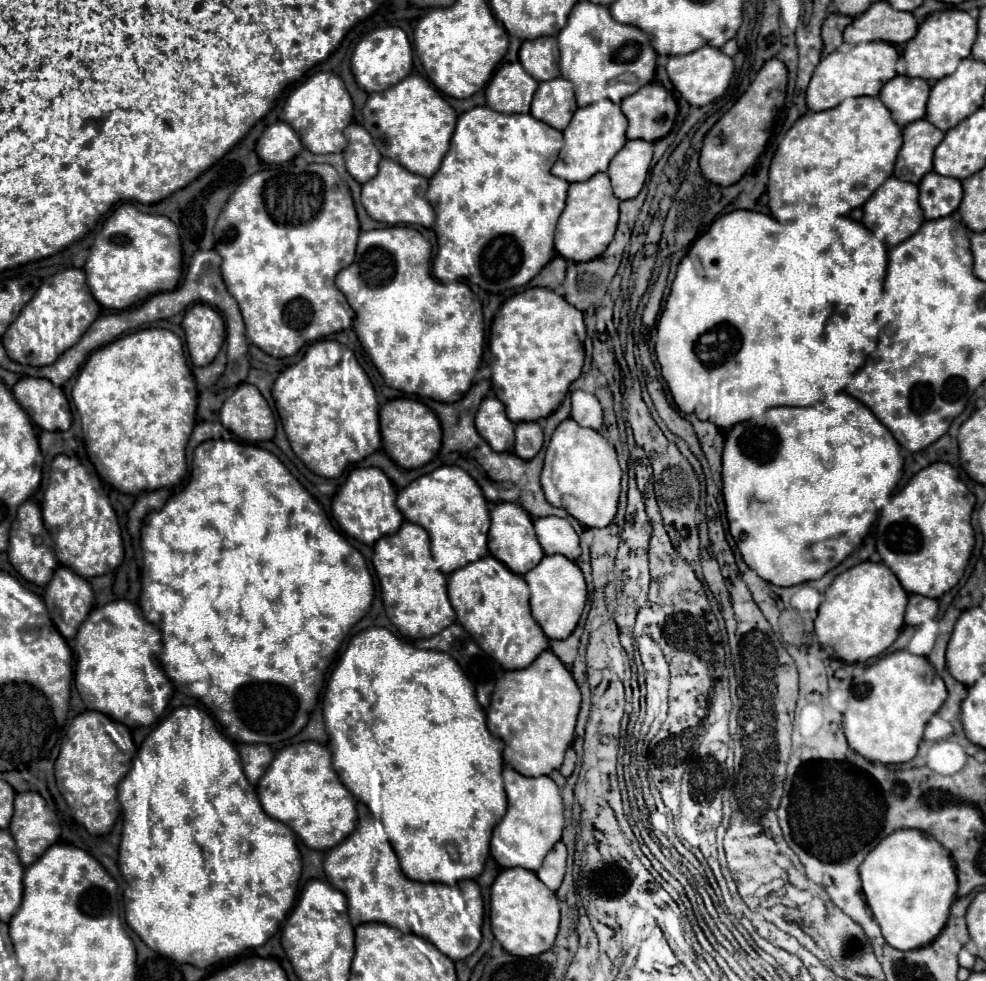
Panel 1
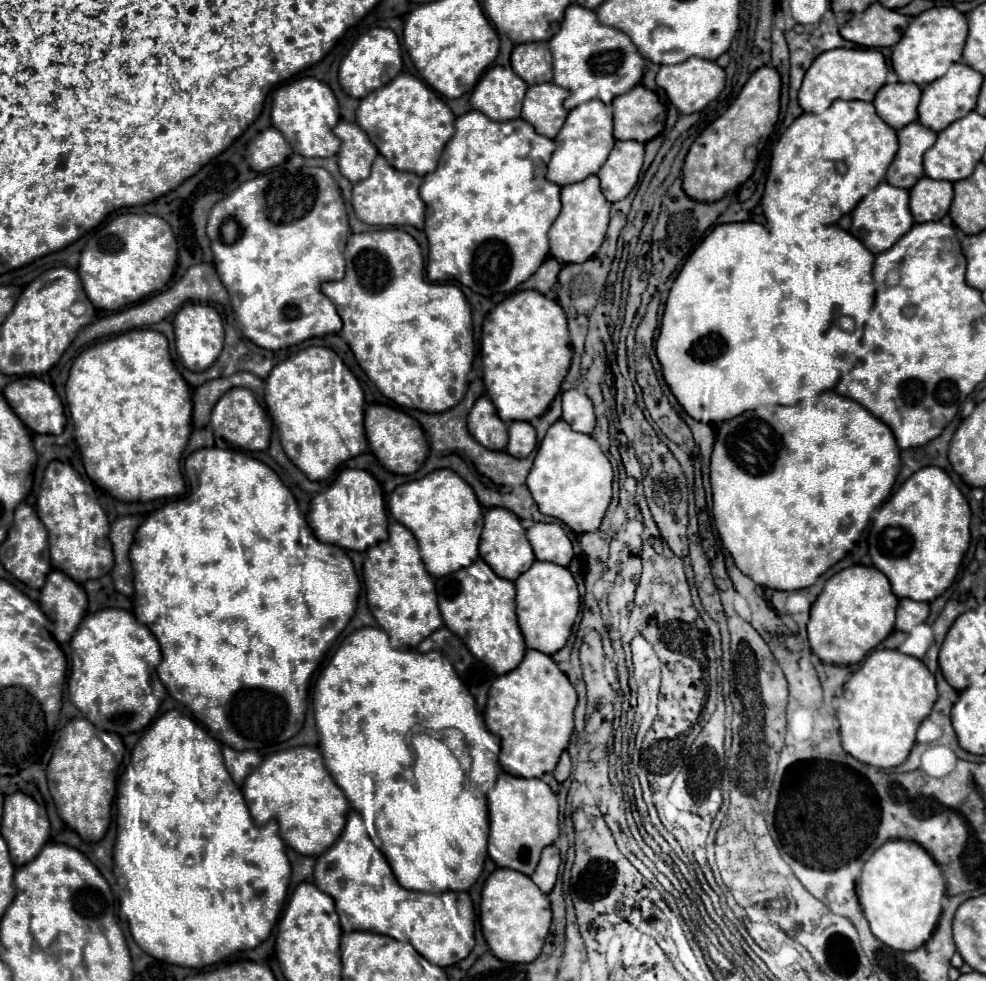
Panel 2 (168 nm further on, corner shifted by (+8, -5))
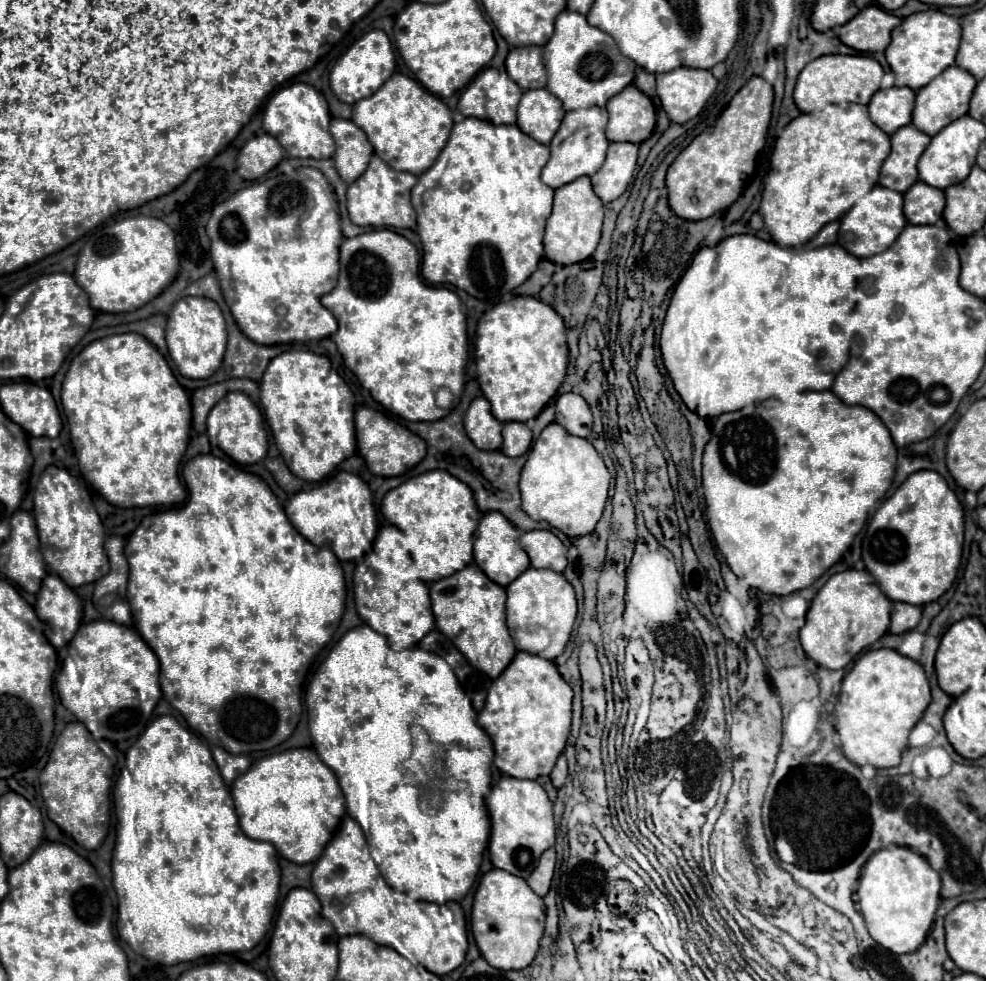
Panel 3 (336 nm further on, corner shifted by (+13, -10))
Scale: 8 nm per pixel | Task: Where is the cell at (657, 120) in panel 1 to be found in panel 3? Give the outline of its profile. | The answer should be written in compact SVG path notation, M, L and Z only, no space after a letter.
M633 84L615 94L607 102L609 124L607 140L611 142L635 142L647 140L655 128L655 108L647 94Z

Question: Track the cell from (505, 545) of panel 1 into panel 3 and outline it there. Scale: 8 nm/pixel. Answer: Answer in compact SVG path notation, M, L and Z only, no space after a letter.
M487 512L479 528L475 532L475 546L473 546L473 560L475 564L499 586L509 586L519 574L523 574L529 568L529 556L519 544L519 530L507 522L507 518L499 512Z

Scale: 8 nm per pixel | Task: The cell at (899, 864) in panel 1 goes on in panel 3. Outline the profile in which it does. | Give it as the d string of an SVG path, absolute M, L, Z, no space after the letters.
M889 846L875 852L861 868L857 888L859 908L871 938L895 954L915 952L933 924L939 890L941 878L921 854L905 846Z

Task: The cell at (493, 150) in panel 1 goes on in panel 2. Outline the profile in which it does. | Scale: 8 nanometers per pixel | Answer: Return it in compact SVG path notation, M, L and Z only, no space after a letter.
M468 111L458 117L454 129L436 171L432 175L428 173L420 187L420 199L426 205L424 233L430 245L426 259L427 279L434 283L458 281L484 297L510 293L548 257L546 235L560 213L560 187L546 181L546 165L556 145L552 139L536 133L524 119L498 123L480 111Z

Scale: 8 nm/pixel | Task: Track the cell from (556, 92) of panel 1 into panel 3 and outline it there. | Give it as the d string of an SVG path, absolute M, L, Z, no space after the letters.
M527 90L521 96L517 108L517 126L541 144L549 144L555 136L565 110L561 100L555 98L549 90Z

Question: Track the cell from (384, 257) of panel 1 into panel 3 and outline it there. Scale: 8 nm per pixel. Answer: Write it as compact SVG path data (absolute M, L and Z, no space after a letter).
M371 230L371 232L365 232L365 234L359 234L355 238L345 238L343 244L341 244L341 272L339 272L339 282L337 286L325 294L321 298L323 306L327 310L331 310L331 314L337 318L339 322L339 330L337 334L333 336L341 356L343 356L343 362L345 366L355 372L355 376L359 378L361 386L367 388L371 392L371 396L383 404L389 412L405 418L405 420L427 420L427 422L433 422L433 420L439 420L439 418L445 418L449 414L449 410L443 410L435 404L435 392L445 386L453 392L453 396L459 400L461 394L463 394L463 384L465 384L465 367L468 361L468 338L467 338L467 326L466 317L461 310L461 300L455 292L451 292L444 287L430 286L423 283L421 276L419 276L420 270L420 256L417 248L403 236L399 236L397 232L391 232L391 230Z

